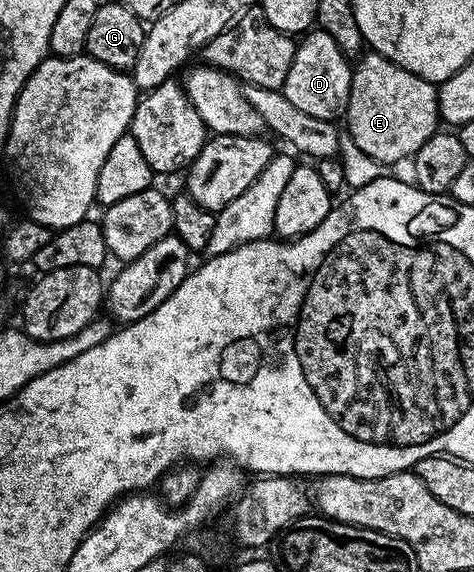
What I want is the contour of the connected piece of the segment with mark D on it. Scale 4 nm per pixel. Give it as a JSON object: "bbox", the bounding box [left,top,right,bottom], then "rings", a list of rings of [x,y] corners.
{"bbox":[282,28,351,122],"rings":[[[311,28],[295,44],[292,67],[288,67],[288,79],[282,84],[282,94],[304,115],[312,115],[312,119],[324,119],[337,122],[348,107],[350,98],[351,62],[336,47],[336,39],[323,29]]]}

